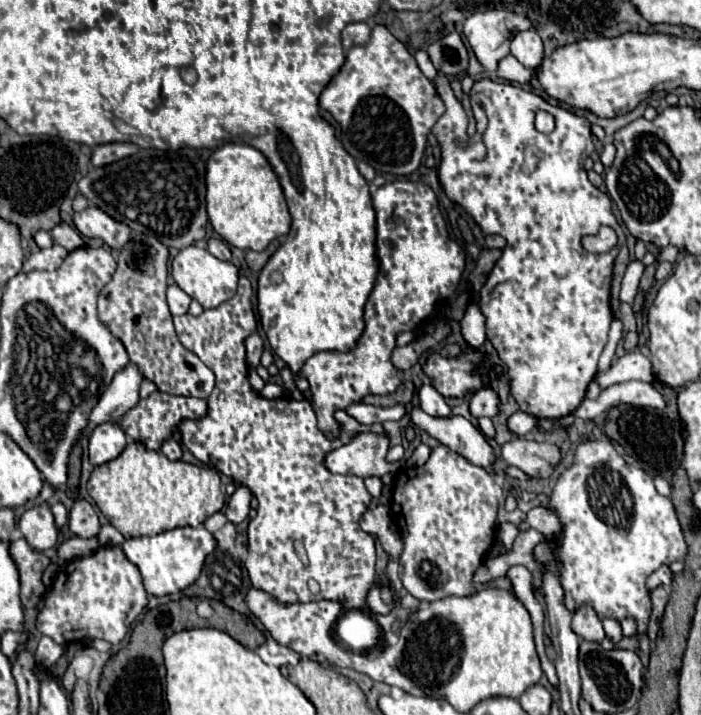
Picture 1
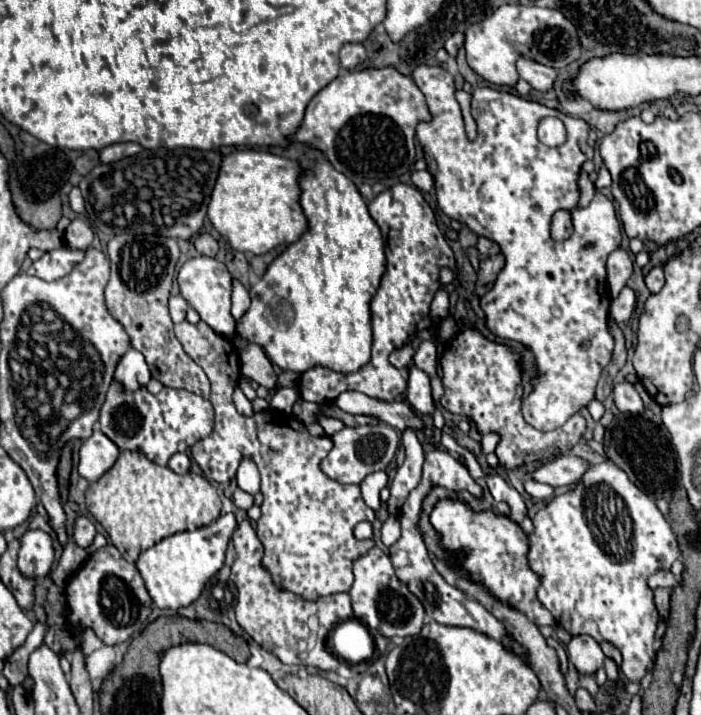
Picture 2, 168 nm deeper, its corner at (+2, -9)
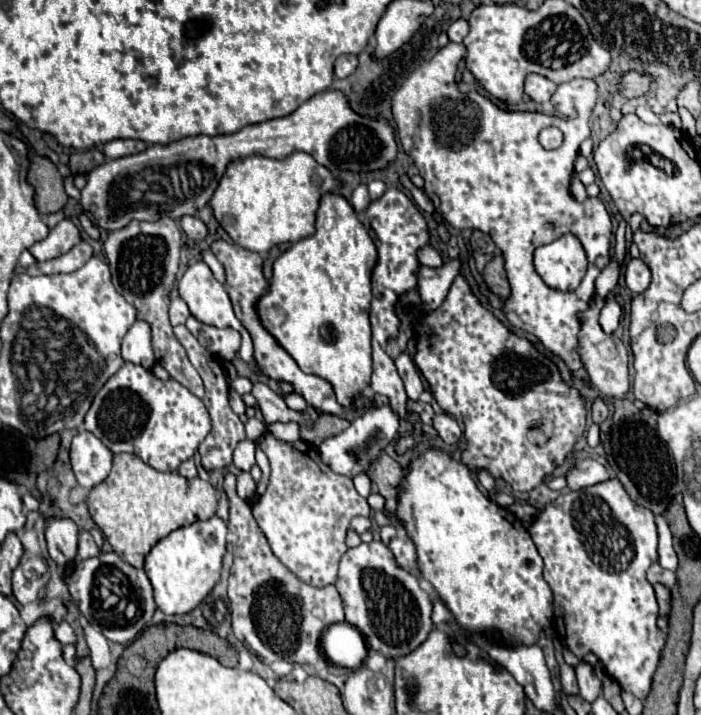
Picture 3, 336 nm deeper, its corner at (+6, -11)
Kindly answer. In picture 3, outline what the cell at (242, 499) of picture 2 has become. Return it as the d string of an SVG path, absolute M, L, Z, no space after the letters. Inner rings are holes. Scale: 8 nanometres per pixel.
M239 471L237 473L237 493L239 493L239 497L245 499L245 501L249 501L255 495L255 489L257 489L257 485L255 485L251 473Z

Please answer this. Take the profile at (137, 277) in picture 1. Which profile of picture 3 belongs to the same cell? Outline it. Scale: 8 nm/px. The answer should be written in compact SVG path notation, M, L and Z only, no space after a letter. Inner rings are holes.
M161 217L157 221L131 221L119 231L111 231L103 243L105 257L111 267L115 289L137 307L137 319L147 319L153 329L153 351L157 363L163 365L169 375L185 385L199 399L203 397L203 381L199 373L191 365L183 345L173 335L173 327L169 323L169 293L175 283L175 273L179 267L179 251L181 251L181 233L177 223L171 217Z

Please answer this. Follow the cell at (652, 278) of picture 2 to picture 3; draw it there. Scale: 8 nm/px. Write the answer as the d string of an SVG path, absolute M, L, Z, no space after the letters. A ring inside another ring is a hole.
M629 259L625 265L625 283L633 293L643 293L651 283L651 271L641 259Z

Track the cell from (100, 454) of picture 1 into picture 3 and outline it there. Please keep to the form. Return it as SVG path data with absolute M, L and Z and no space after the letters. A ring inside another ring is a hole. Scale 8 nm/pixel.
M81 431L71 443L71 465L81 487L93 489L107 479L113 463L113 453L89 431Z

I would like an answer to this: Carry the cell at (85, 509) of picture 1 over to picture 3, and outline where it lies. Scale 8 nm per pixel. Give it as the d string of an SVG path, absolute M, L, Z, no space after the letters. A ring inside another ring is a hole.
M81 531L79 533L79 557L81 559L89 559L89 557L97 557L101 553L101 549L95 545L93 537L89 531Z

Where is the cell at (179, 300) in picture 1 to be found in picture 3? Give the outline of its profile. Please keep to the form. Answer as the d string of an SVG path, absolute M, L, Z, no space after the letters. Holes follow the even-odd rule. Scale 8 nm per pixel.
M181 297L171 299L171 307L169 307L171 325L181 325L181 323L185 323L189 315L191 315L191 313L189 313L189 307L187 307L187 303L185 303Z

